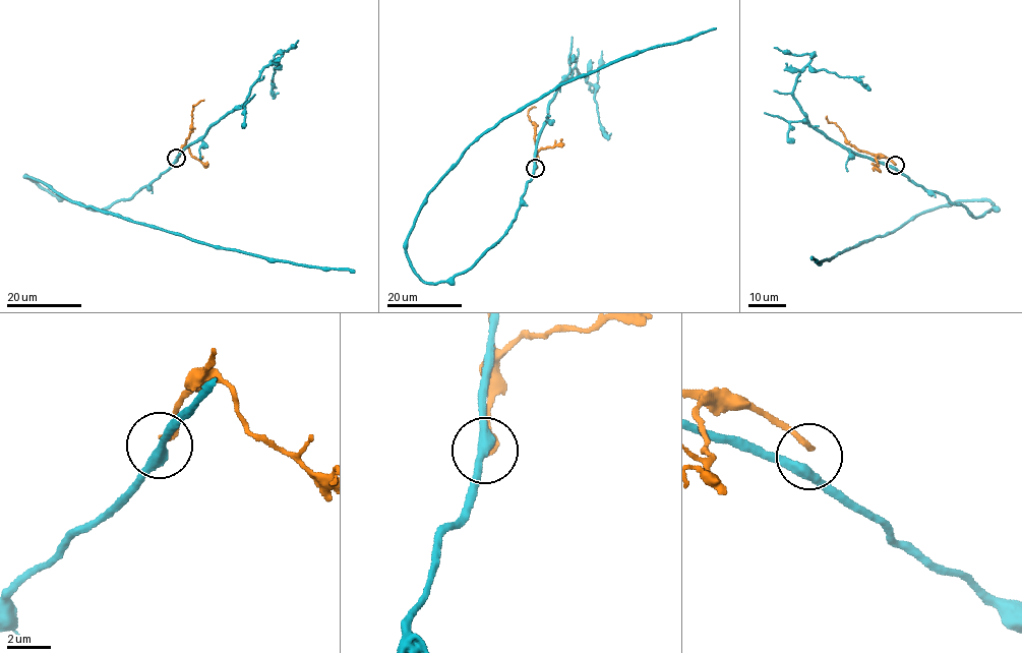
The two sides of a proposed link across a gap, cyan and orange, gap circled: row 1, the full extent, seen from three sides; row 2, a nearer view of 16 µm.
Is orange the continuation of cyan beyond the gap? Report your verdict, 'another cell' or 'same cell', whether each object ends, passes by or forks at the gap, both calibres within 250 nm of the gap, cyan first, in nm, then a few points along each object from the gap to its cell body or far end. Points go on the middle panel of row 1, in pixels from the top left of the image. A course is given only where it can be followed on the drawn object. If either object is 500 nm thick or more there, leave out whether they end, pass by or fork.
another cell; cyan passes by; orange ends there; 440 nm thick on the cyan side, 300 nm on the other; cyan runs (535, 168), (499, 239), (446, 281), (421, 279), (407, 235), (427, 194), (475, 141), (563, 83), (716, 27); orange runs (535, 168), (535, 127), (528, 114), (536, 107)

